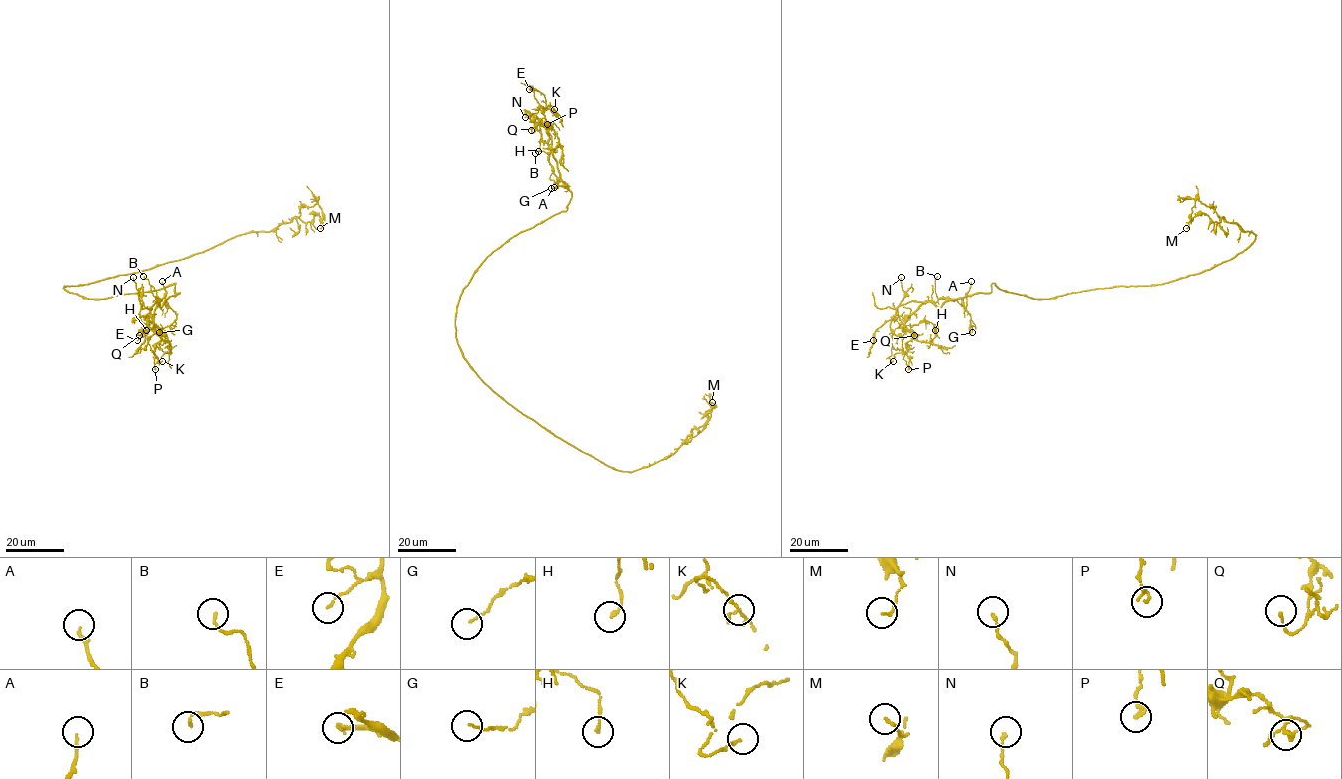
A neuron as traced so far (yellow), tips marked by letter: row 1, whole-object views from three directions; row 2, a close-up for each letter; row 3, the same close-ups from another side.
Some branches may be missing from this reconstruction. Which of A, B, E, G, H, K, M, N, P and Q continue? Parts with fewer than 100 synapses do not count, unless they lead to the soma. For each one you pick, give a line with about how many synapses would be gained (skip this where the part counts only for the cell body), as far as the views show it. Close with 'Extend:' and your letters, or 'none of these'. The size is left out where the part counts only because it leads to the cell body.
Extend: none of these

